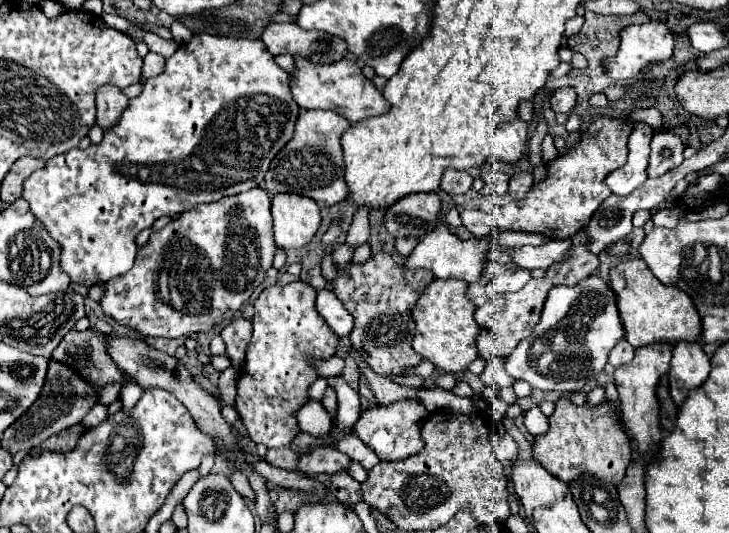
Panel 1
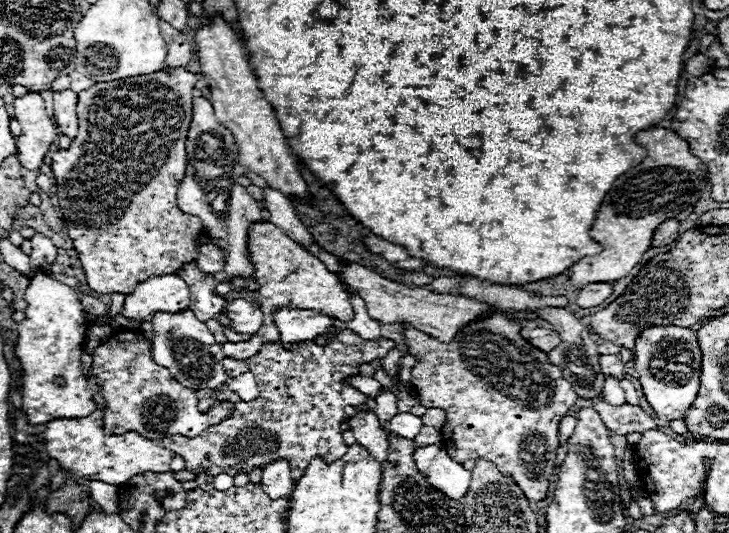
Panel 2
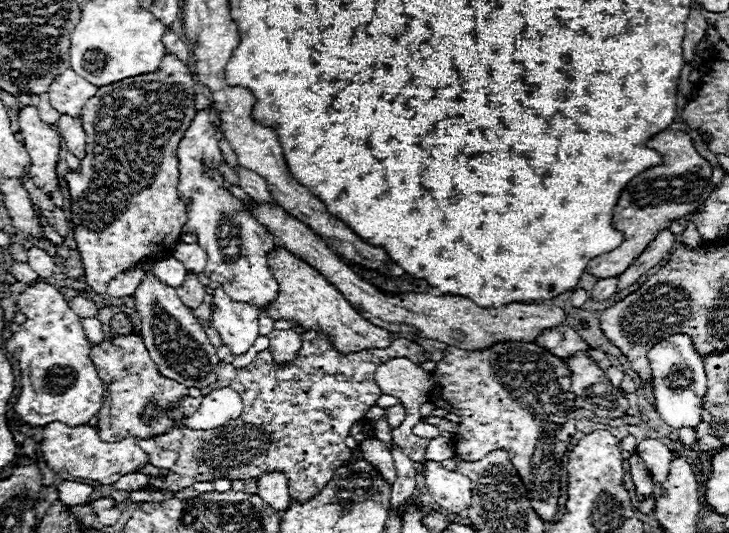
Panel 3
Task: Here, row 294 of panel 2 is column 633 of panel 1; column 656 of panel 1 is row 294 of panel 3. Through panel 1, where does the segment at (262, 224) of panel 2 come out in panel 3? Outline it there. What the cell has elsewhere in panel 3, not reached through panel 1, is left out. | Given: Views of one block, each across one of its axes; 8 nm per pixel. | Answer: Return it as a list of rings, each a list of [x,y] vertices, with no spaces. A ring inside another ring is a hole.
[[[276,246],[274,252],[268,254],[268,266],[272,268],[272,274],[276,276],[276,282],[280,284],[280,296],[276,298],[274,304],[266,308],[266,314],[270,318],[288,318],[290,316],[290,306],[314,306],[314,330],[316,332],[326,332],[332,346],[342,352],[360,352],[368,348],[388,348],[392,340],[392,332],[374,326],[372,322],[364,320],[350,302],[338,292],[318,270],[310,268],[304,260],[292,256],[288,250],[282,246]]]

